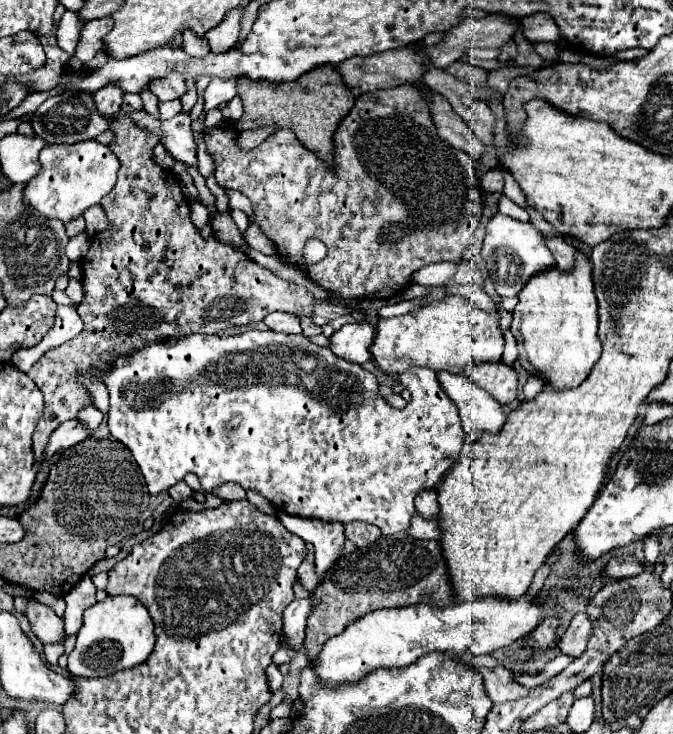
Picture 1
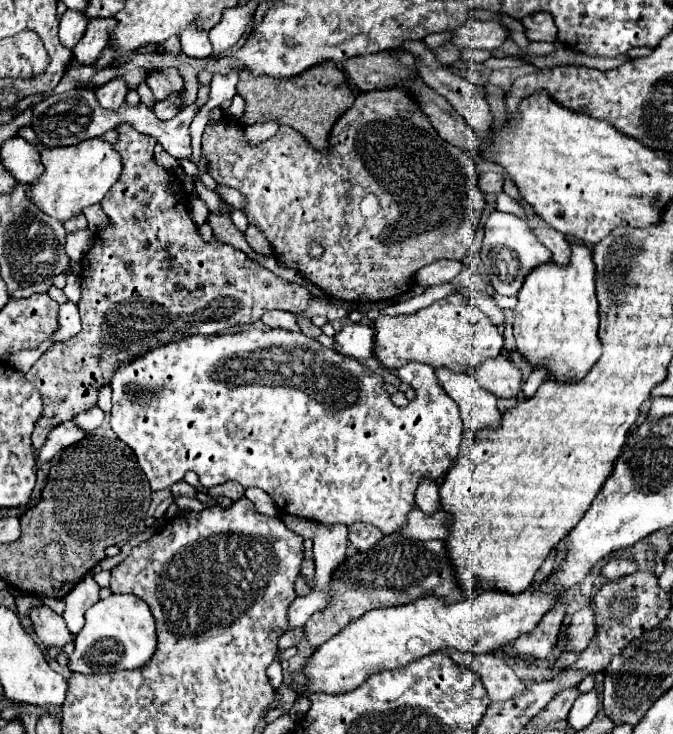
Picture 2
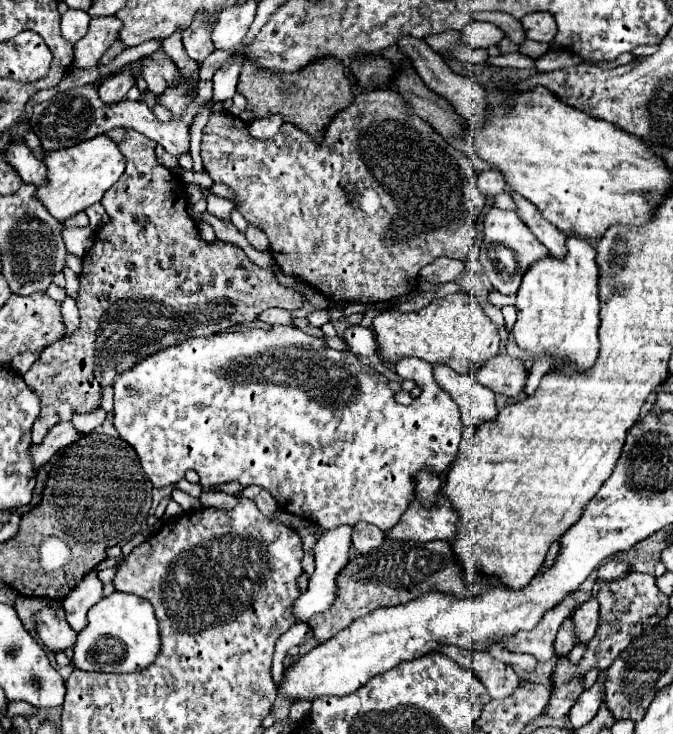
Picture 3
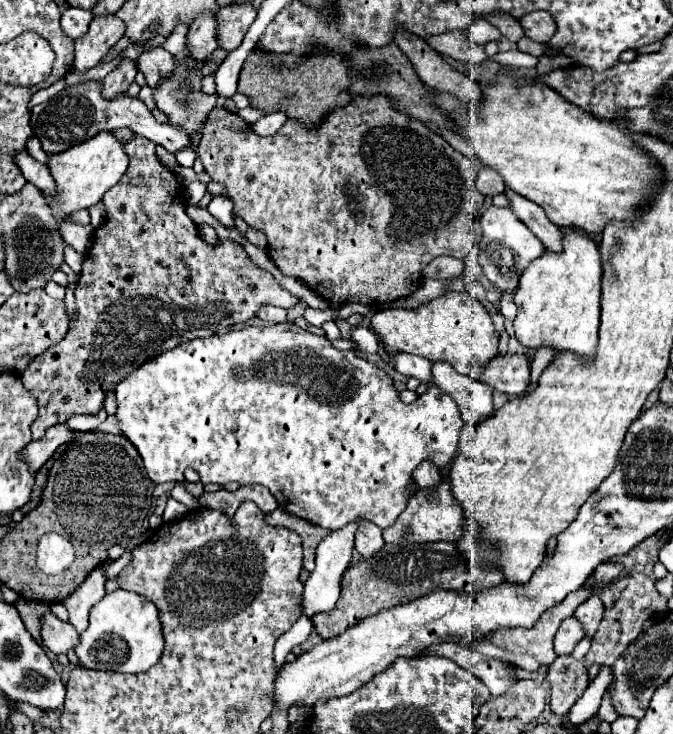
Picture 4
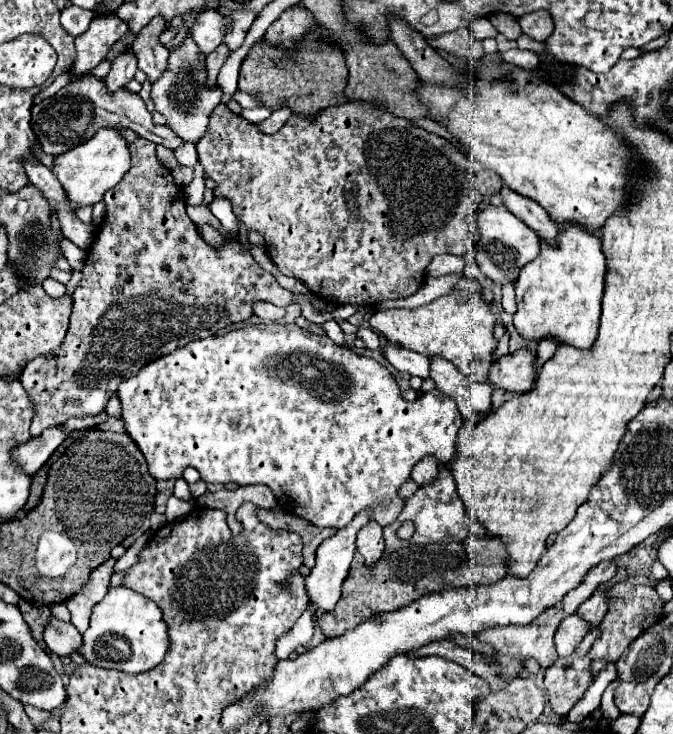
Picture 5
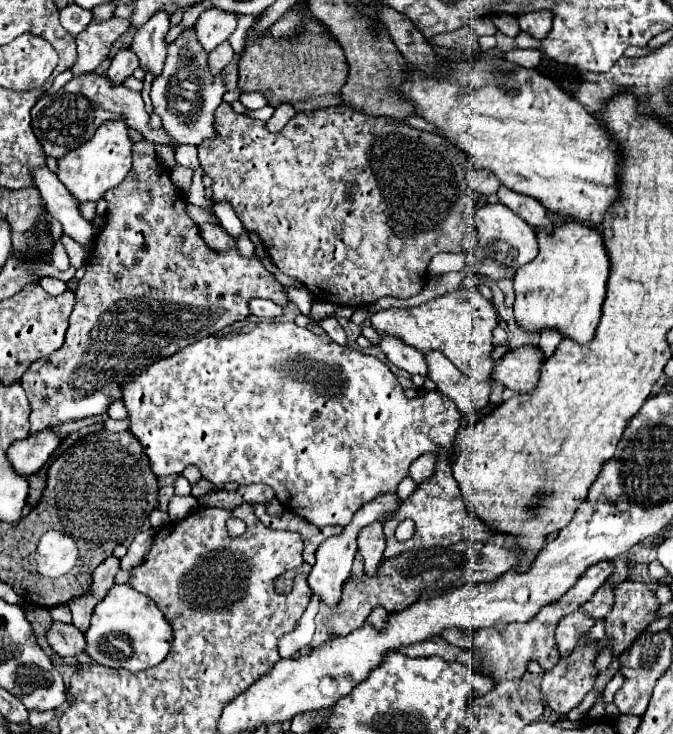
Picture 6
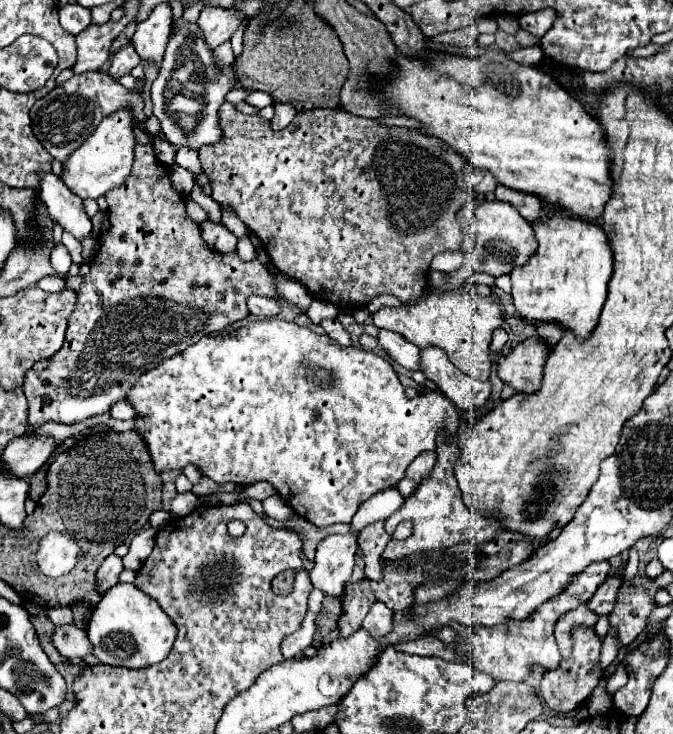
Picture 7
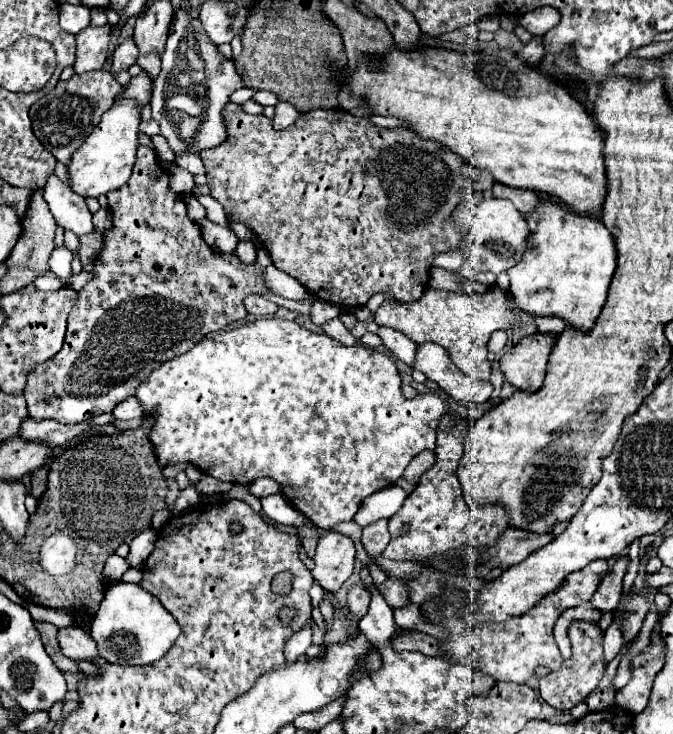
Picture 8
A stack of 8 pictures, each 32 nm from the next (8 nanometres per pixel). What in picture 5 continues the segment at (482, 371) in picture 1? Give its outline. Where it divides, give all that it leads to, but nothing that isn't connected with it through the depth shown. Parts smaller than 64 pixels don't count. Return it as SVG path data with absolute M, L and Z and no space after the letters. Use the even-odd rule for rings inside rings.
M518 350L492 362L488 382L510 392L524 394L536 384L536 352Z

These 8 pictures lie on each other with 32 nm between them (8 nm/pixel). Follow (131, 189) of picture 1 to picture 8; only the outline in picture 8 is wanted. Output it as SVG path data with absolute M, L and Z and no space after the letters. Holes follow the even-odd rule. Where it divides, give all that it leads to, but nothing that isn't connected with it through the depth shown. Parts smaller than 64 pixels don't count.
M138 148L132 178L124 188L112 190L106 196L114 224L106 230L104 248L94 260L94 280L78 292L78 300L68 316L68 332L62 350L28 374L24 398L28 402L28 416L36 420L54 418L64 424L78 424L92 416L112 412L114 406L136 392L136 384L140 384L148 372L160 368L164 360L192 350L206 334L242 320L248 314L244 298L266 290L258 264L242 264L236 254L212 252L202 240L198 224L186 214L182 196L170 190L168 170L156 162L156 152L152 148Z

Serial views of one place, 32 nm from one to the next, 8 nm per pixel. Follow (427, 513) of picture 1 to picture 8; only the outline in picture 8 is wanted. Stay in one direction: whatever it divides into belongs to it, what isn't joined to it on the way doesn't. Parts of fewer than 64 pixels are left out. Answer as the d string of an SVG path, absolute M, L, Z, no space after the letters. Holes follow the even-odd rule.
M424 450L418 456L414 456L404 472L404 478L420 478L430 466L434 464L434 452L432 450Z

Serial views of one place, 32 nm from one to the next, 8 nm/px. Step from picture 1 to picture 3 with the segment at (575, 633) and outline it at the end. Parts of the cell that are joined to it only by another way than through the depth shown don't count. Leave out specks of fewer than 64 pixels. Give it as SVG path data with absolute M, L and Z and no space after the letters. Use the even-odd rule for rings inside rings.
M592 596L588 602L584 602L574 614L574 622L576 622L576 628L578 628L578 642L590 642L592 636L596 634L596 628L598 628L598 622L600 622L600 604L596 600L596 596Z

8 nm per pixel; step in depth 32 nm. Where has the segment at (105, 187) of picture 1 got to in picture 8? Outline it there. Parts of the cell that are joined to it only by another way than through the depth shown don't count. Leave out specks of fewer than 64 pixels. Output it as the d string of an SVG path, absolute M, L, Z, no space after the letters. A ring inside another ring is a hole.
M142 70L138 76L132 76L126 86L122 86L122 92L114 100L112 108L102 116L102 122L98 128L92 130L92 134L84 140L84 144L74 152L72 162L68 166L70 178L72 178L72 190L80 194L82 198L86 196L102 196L108 194L110 190L122 188L130 176L132 168L136 162L136 152L138 152L138 126L140 126L140 112L146 104L150 104L152 98L152 84L154 78Z

